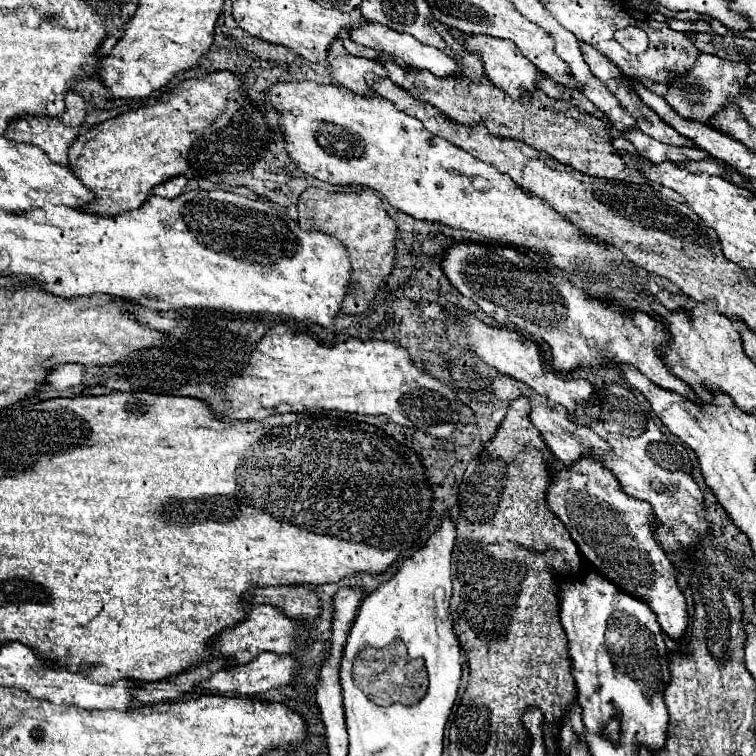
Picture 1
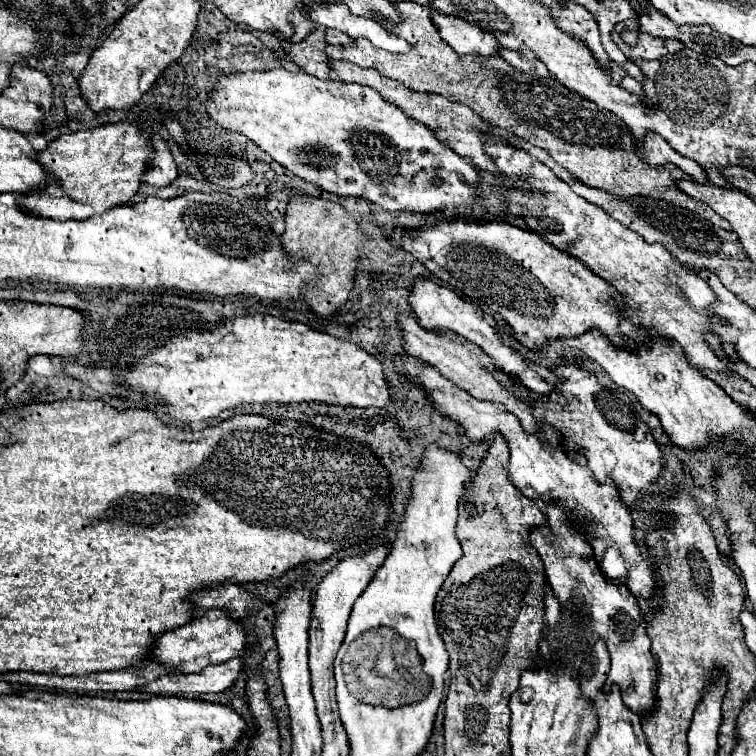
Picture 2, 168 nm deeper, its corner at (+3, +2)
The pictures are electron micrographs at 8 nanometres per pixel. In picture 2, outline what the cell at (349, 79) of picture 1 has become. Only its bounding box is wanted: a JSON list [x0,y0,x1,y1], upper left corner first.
[282,24,332,78]

